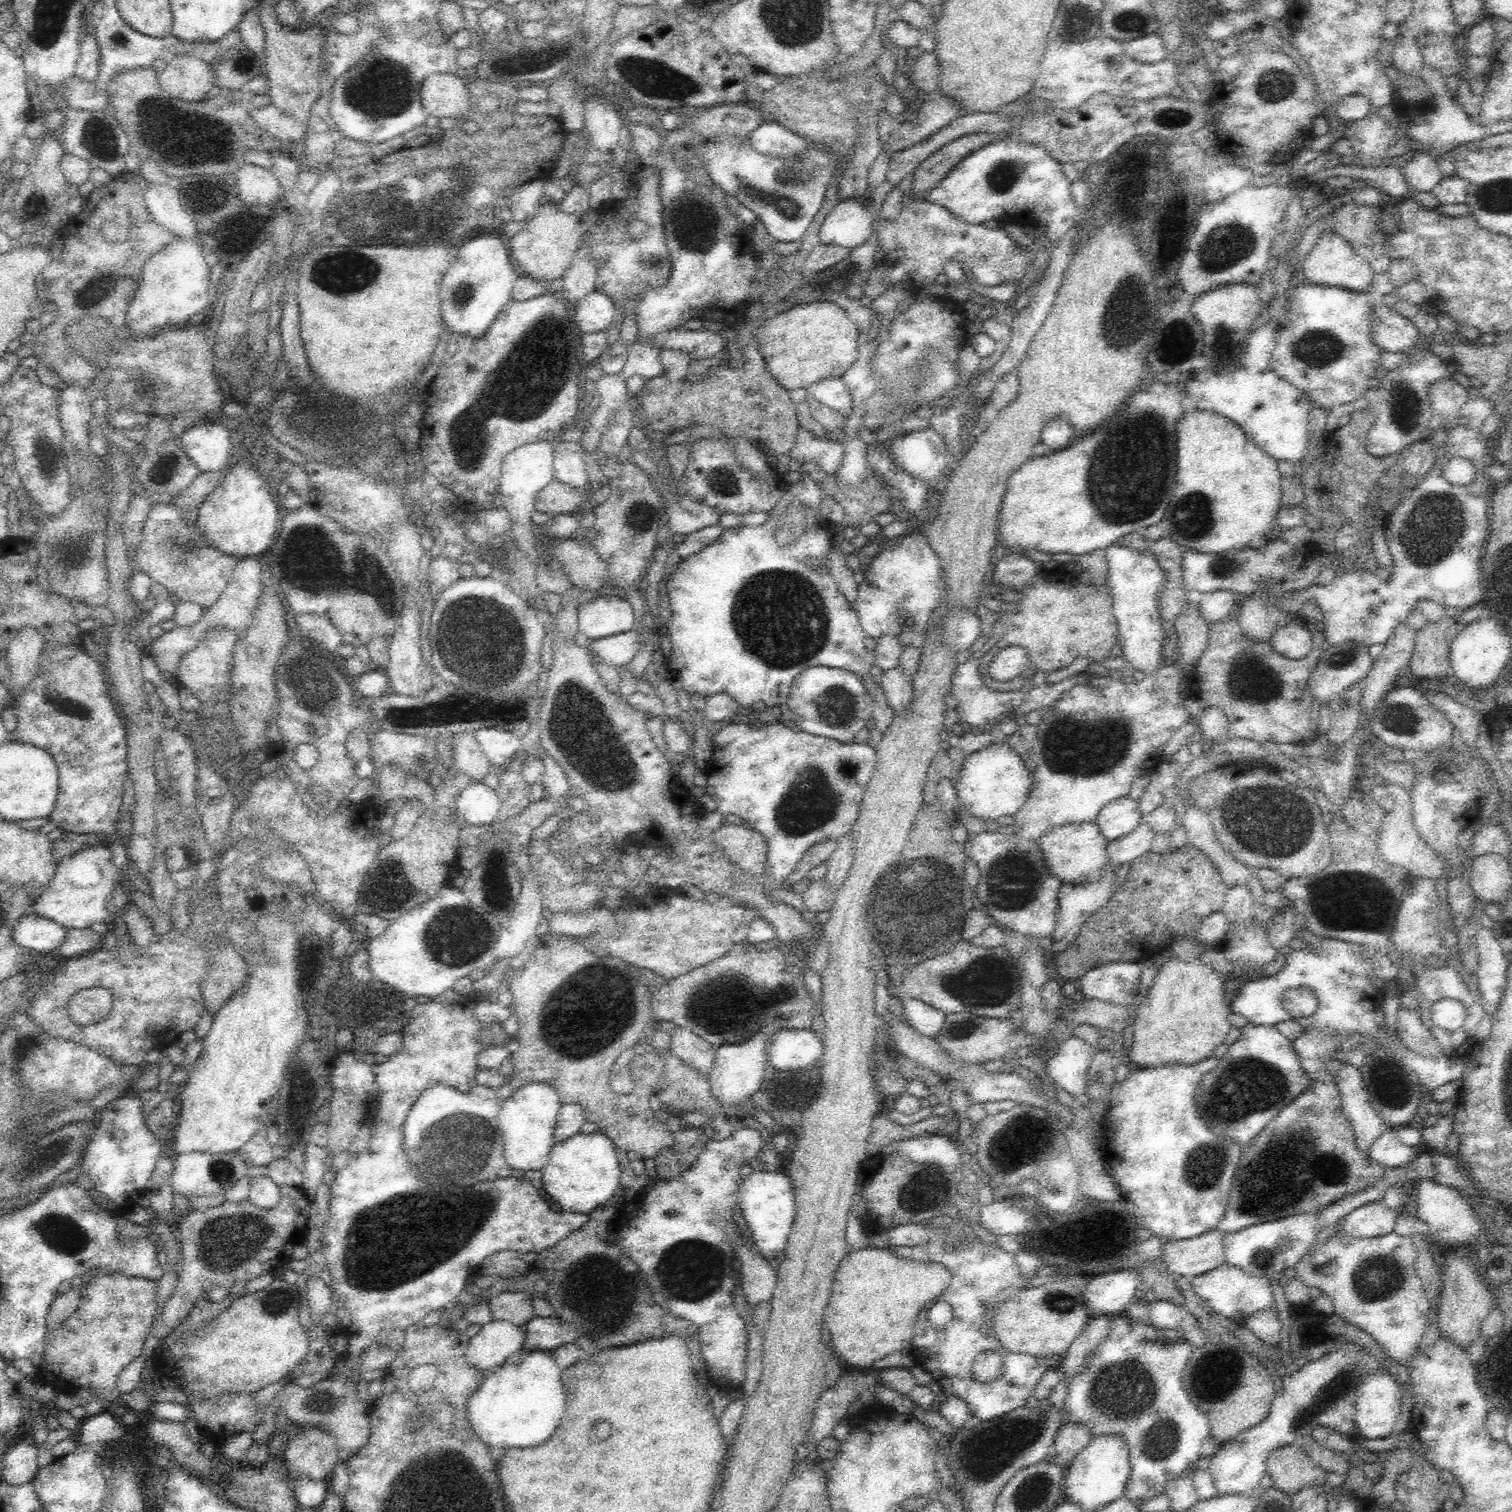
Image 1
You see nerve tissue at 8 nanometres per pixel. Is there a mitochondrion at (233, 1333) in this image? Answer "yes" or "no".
no

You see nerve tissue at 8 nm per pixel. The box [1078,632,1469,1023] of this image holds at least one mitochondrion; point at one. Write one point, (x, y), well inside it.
(1266, 818)

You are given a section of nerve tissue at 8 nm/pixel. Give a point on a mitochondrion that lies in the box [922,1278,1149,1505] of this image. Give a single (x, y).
(1021, 1434)

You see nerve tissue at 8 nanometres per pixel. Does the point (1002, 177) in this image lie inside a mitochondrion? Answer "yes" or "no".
yes

